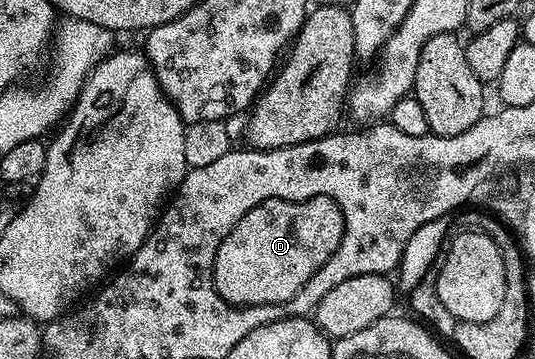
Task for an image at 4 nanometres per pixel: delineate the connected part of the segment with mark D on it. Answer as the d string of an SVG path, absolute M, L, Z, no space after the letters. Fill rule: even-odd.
M325 195L304 200L272 198L260 202L232 227L218 247L212 270L215 289L233 307L278 305L290 301L290 297L294 297L294 293L333 255L344 233L345 219L341 207Z

